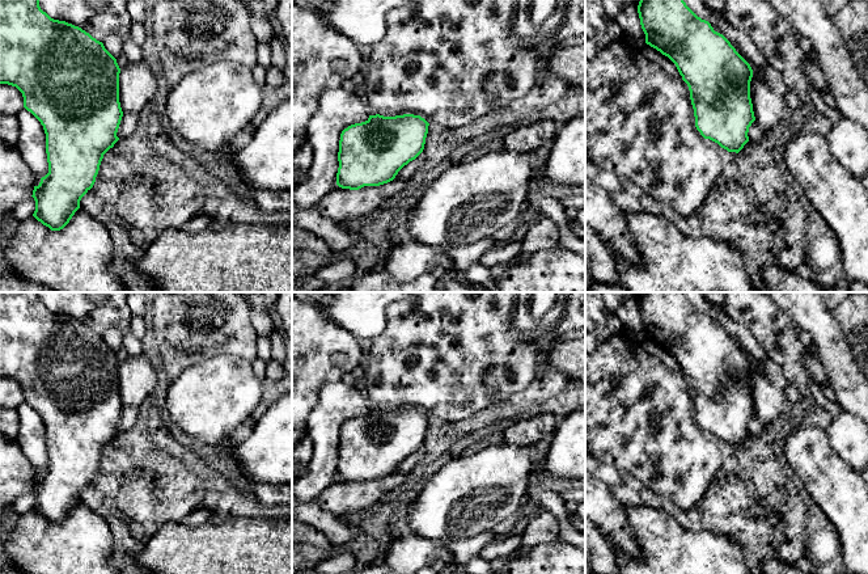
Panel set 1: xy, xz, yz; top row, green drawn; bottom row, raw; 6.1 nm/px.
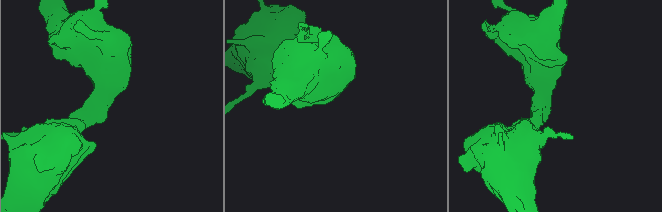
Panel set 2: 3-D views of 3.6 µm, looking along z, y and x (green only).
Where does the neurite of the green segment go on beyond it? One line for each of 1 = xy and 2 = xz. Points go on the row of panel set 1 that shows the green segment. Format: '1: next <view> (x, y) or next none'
1: next none
2: next none

